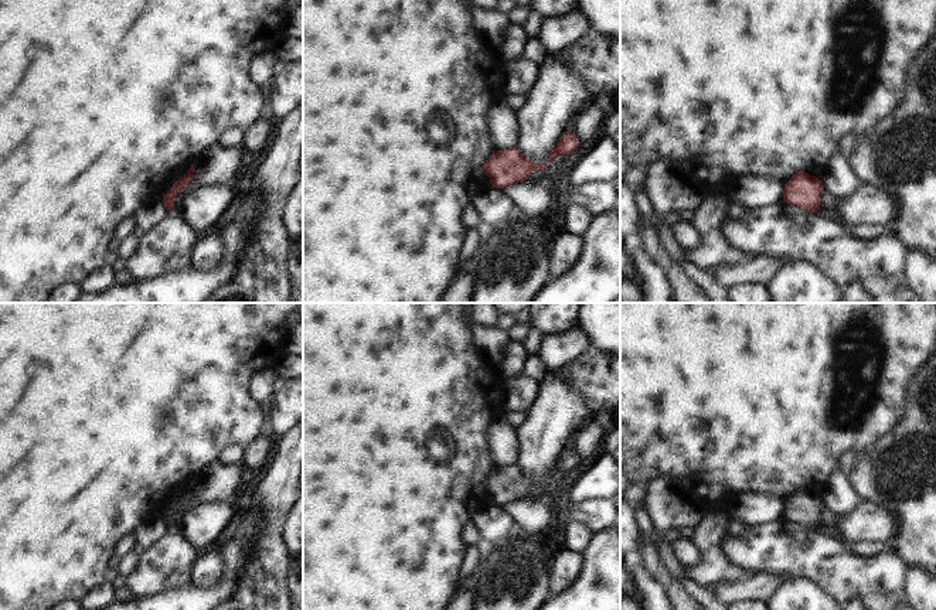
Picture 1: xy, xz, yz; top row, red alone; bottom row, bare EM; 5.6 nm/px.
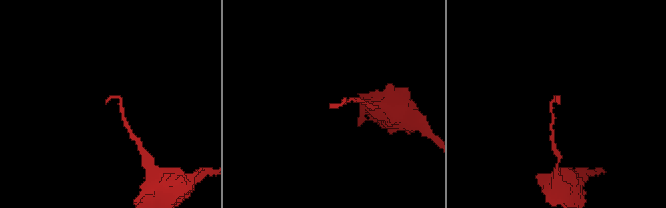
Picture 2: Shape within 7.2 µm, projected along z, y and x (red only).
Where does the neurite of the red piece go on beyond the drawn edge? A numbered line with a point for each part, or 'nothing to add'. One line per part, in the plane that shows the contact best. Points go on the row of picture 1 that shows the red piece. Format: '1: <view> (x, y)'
nothing to add

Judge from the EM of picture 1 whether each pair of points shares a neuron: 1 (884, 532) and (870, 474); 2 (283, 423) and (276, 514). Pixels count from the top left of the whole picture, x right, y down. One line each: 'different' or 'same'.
1: different
2: different

